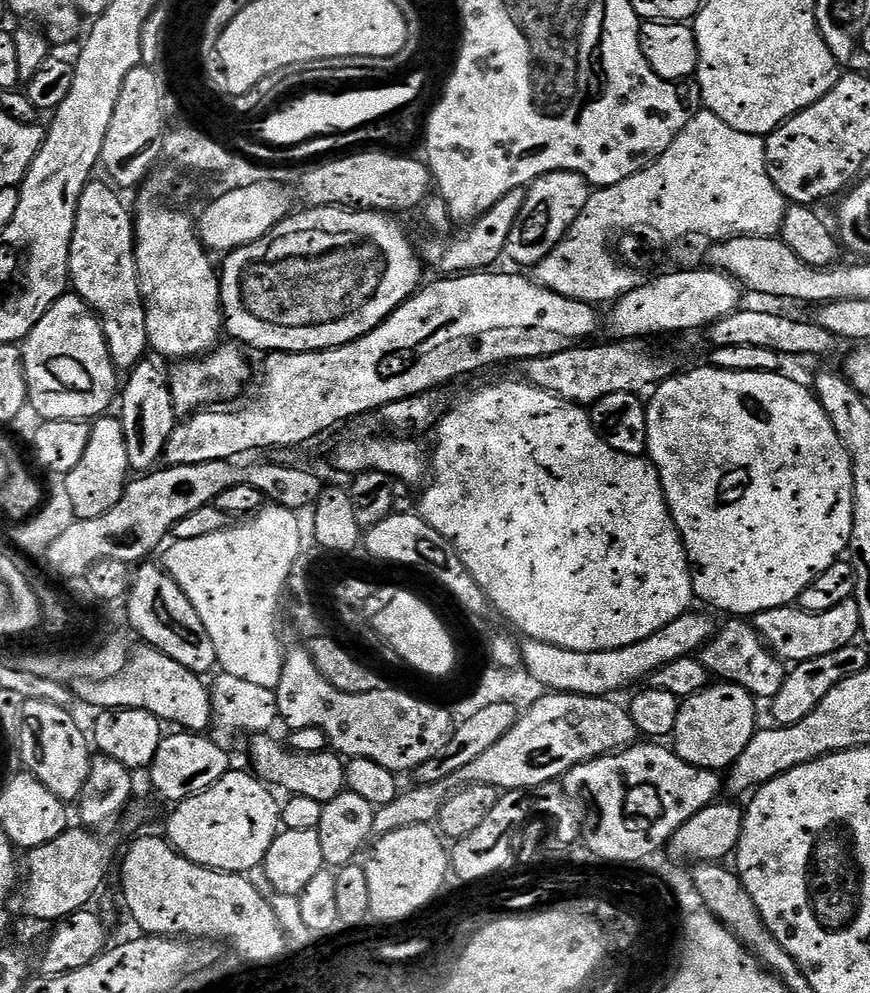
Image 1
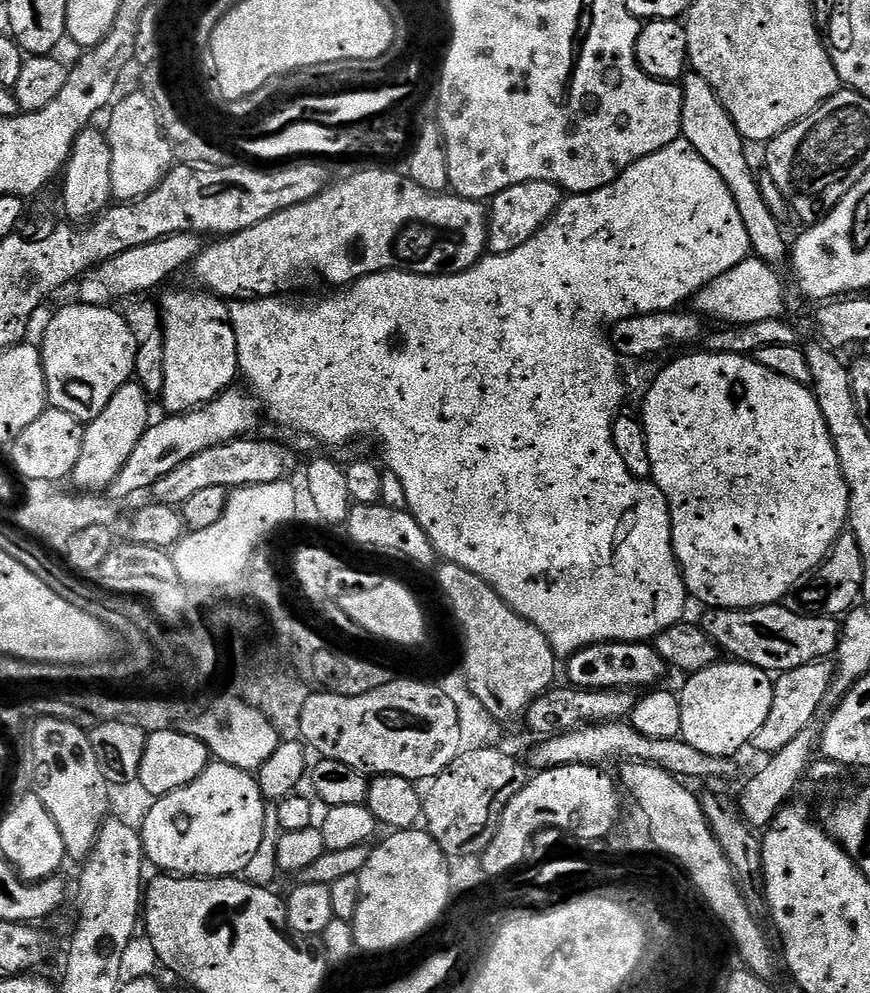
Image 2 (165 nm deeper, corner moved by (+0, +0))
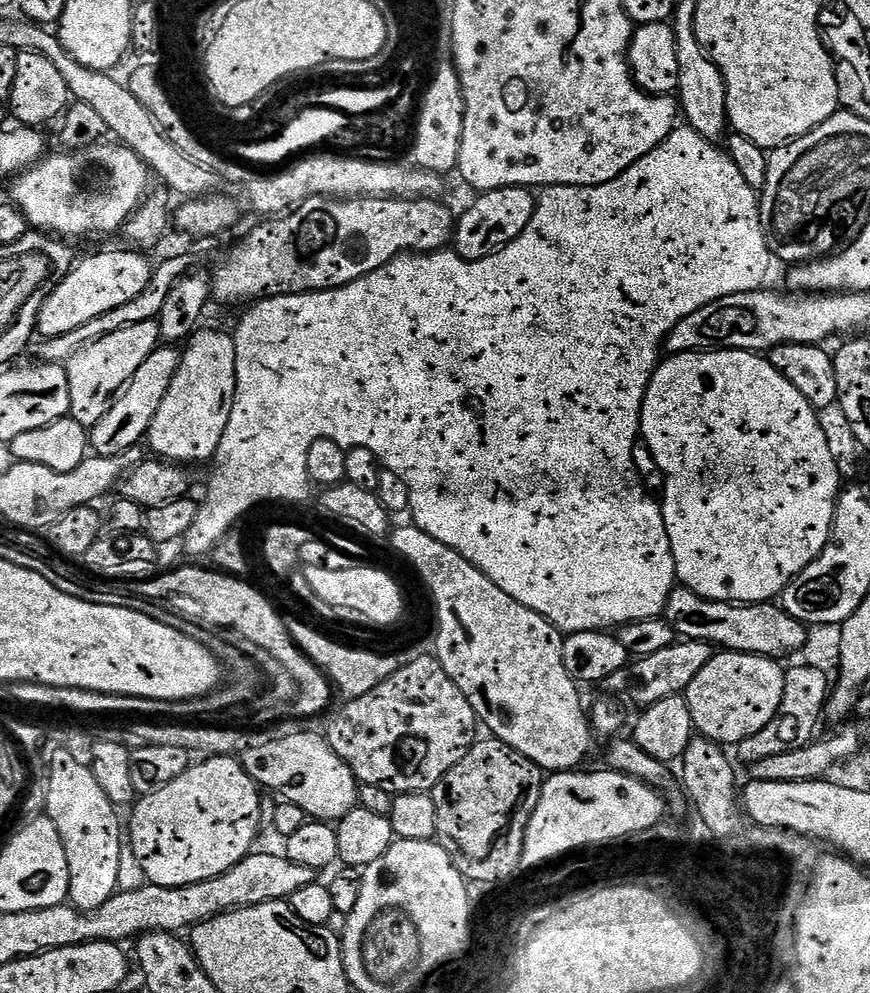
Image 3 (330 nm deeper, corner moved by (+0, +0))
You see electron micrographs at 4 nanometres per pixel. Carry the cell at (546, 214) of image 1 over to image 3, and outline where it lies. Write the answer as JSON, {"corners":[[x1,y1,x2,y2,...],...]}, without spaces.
{"corners":[[499,188,498,190,490,190,489,192,481,192,475,197,477,200,465,210,464,213,459,213,456,222,456,231,454,233,454,251,456,255,462,257,463,260,481,260,487,256,494,256,499,254,502,249,508,244,515,244,523,237,526,226,530,226,530,218,534,218,534,210,536,209,537,197,533,195,527,188]]}

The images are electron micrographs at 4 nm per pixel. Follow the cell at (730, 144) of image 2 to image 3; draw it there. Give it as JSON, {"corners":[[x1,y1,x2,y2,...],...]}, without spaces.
{"corners":[[681,3,674,17,674,27,678,46,678,66,680,67,678,103,682,109,683,119,695,132,702,134,702,138,713,142,720,142,720,139,723,141,724,131,729,131,730,128,726,82,720,73,719,66,712,61,712,57,708,55,704,45,696,37,695,3]]}

